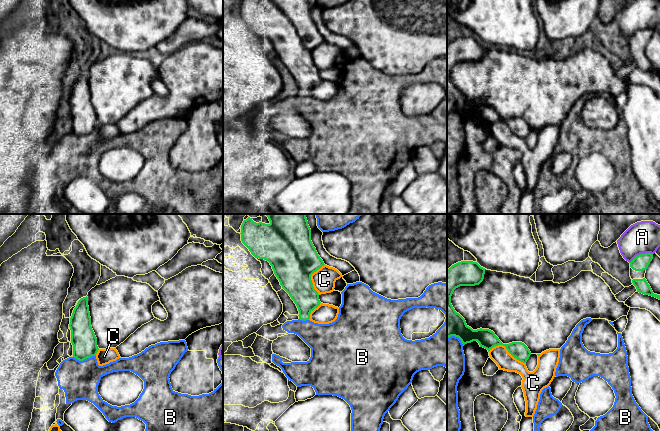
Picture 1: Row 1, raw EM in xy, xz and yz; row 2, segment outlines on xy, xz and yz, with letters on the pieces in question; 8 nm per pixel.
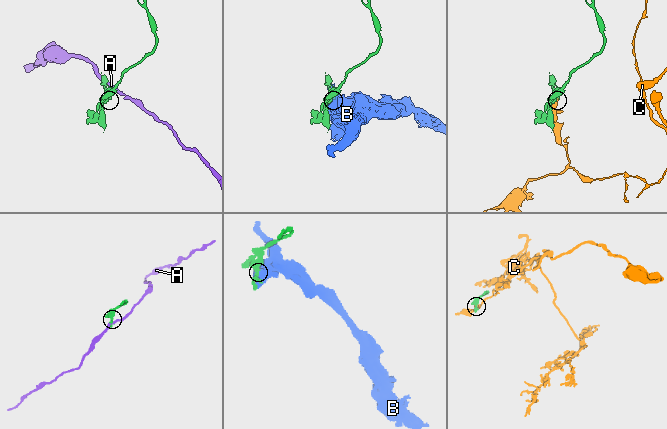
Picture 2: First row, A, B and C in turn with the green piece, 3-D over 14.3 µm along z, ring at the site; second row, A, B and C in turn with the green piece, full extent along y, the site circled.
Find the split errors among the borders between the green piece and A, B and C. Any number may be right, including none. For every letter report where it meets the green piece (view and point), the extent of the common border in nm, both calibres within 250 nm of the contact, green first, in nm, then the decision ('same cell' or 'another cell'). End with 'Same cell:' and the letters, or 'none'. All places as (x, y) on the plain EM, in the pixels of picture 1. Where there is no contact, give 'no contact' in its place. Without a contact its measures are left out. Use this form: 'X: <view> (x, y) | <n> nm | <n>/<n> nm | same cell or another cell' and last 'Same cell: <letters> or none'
A: yz (640, 30) | 200 nm | 120/240 nm | another cell
B: xy (84, 135) | 180 nm | 200/300 nm | another cell
C: yz (506, 124) | 320 nm | 150/150 nm | another cell
Same cell: none

